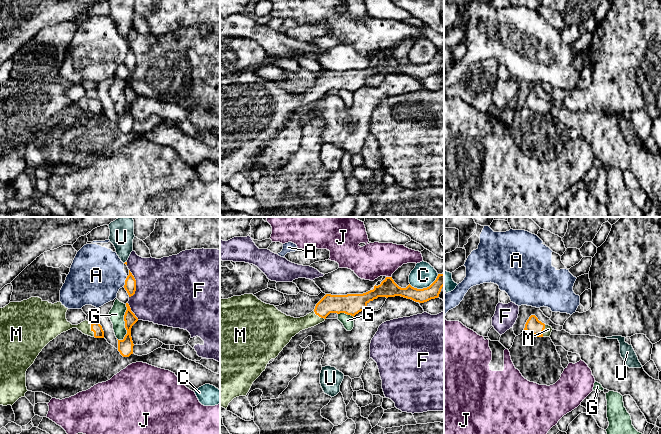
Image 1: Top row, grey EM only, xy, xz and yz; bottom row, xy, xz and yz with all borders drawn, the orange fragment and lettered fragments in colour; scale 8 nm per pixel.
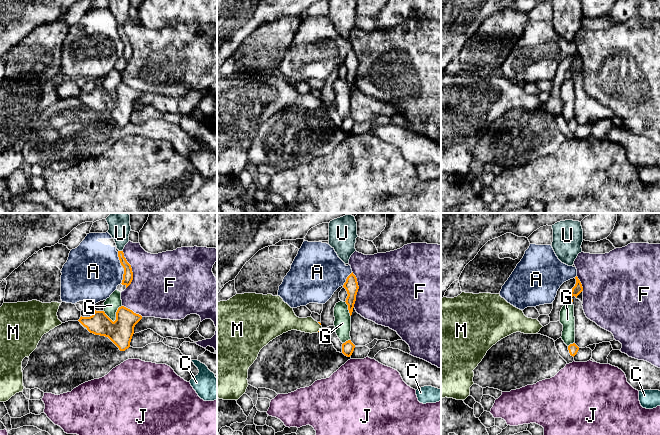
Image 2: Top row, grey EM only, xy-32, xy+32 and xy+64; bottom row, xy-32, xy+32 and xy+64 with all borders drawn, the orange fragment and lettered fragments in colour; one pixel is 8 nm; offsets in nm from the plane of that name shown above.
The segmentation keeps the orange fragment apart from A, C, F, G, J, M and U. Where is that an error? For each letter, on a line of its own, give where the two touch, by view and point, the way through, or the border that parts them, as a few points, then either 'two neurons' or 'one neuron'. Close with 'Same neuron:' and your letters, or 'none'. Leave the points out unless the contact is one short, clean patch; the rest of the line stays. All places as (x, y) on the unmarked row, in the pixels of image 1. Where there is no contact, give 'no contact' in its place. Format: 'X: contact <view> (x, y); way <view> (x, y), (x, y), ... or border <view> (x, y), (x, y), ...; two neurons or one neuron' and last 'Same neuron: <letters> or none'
A: contact xy (125, 57); border xy (127, 52), (123, 62); two neurons
C: contact xz (424, 64); two neurons
F: contact xy (135, 59); two neurons
G: contact xy (125, 100); two neurons
J: contact xz (388, 53); border xz (386, 52), (390, 53); two neurons
M: contact xy (91, 105); way xy (95, 103), (91, 105), (61, 101); one neuron
U: contact xy (125, 38); border xy (126, 37), (124, 39); two neurons
Same neuron: M

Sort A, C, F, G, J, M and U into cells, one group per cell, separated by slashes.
A / C / F / G / J / M / U

